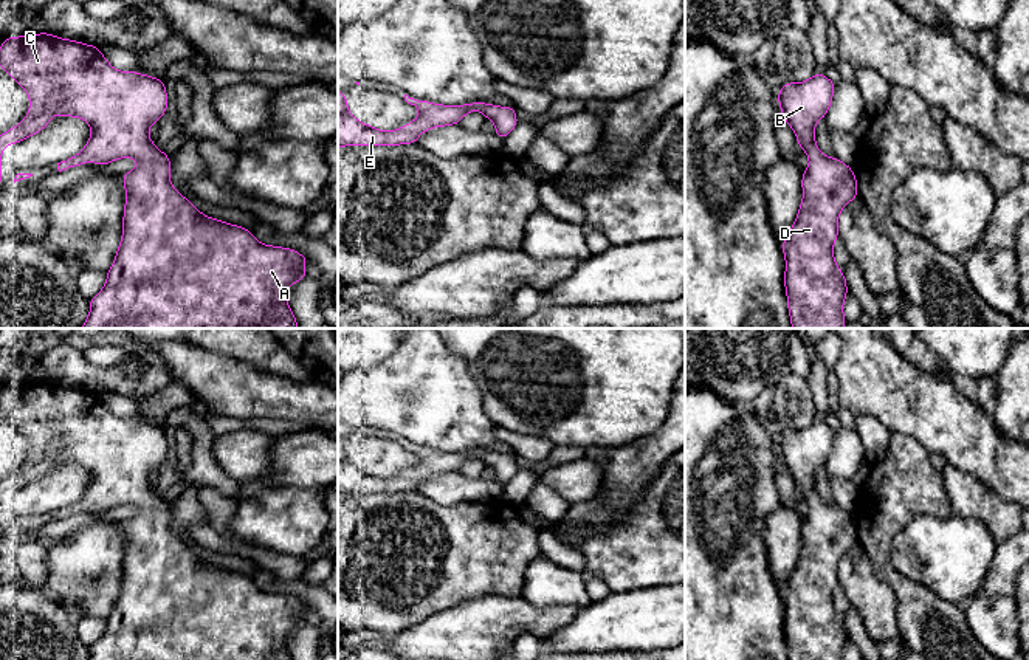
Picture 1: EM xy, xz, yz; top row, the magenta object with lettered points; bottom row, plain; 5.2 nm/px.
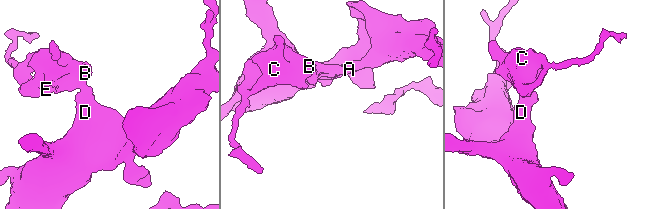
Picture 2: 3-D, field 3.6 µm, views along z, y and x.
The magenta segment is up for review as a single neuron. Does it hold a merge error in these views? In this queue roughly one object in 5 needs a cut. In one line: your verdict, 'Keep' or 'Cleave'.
Keep

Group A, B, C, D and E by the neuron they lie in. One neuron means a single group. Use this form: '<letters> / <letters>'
A B C D E

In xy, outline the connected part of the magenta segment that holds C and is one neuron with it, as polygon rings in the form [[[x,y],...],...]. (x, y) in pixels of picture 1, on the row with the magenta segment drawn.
[[[50,33],[39,34],[26,34],[12,37],[8,36],[6,40],[0,45],[0,68],[6,71],[29,96],[29,110],[28,115],[12,129],[6,130],[0,135],[0,186],[3,186],[2,178],[2,152],[6,146],[22,143],[23,139],[42,132],[51,121],[54,115],[81,118],[88,122],[91,129],[91,135],[84,146],[84,149],[74,156],[57,163],[57,170],[67,170],[70,167],[82,166],[87,161],[91,161],[99,166],[107,166],[112,161],[119,158],[135,158],[139,164],[121,175],[121,180],[126,187],[126,205],[122,215],[122,235],[115,256],[112,266],[107,271],[107,279],[102,290],[95,294],[90,302],[90,313],[84,321],[81,328],[299,328],[299,324],[287,302],[287,290],[291,284],[307,279],[308,276],[304,271],[304,266],[310,262],[299,251],[284,246],[273,246],[260,243],[256,235],[239,226],[231,225],[212,217],[201,214],[184,195],[181,195],[170,183],[170,158],[167,153],[161,152],[150,141],[150,125],[155,121],[160,121],[167,110],[167,90],[161,79],[147,76],[136,71],[118,71],[110,65],[110,62],[104,57],[99,46],[87,45],[82,42],[76,42],[73,39],[60,39]]]

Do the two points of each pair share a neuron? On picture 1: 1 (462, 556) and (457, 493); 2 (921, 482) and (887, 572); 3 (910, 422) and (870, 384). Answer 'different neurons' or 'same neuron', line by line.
1: different neurons
2: same neuron
3: same neuron

